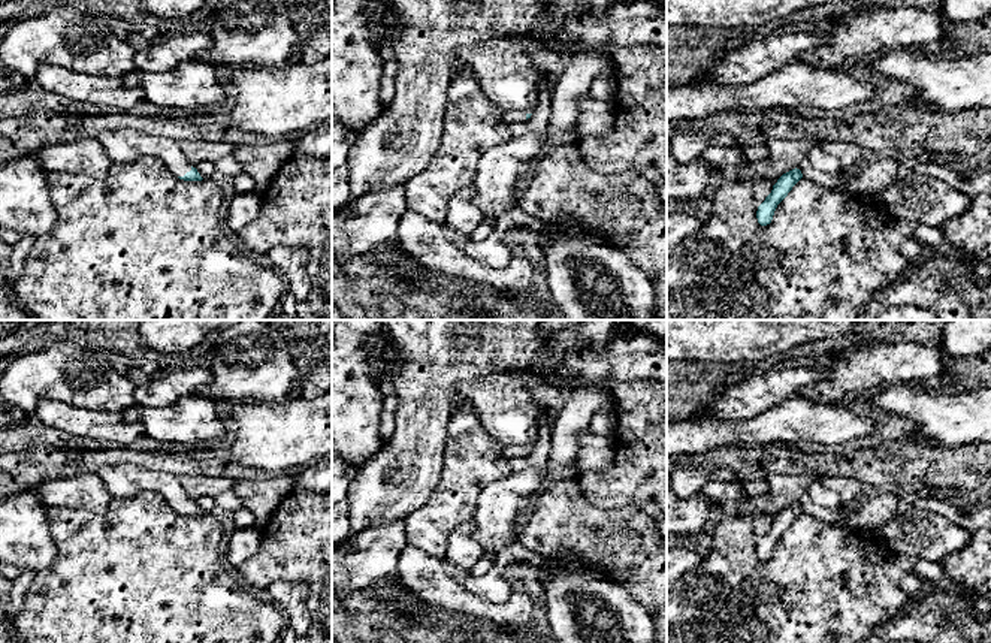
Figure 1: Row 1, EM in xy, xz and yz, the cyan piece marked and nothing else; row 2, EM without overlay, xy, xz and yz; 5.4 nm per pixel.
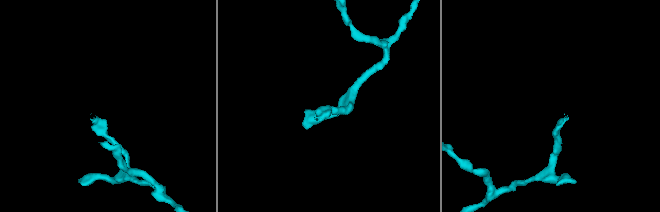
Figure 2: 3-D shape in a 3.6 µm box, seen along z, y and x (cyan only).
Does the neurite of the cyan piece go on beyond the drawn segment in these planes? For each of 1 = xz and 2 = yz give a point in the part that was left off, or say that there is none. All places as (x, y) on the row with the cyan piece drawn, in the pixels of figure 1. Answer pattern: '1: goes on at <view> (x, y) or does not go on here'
1: goes on at xz (510, 117)
2: does not go on here

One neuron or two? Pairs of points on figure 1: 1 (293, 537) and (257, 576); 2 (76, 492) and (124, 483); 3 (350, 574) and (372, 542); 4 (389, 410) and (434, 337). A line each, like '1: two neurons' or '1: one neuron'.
1: one neuron
2: two neurons
3: one neuron
4: two neurons

